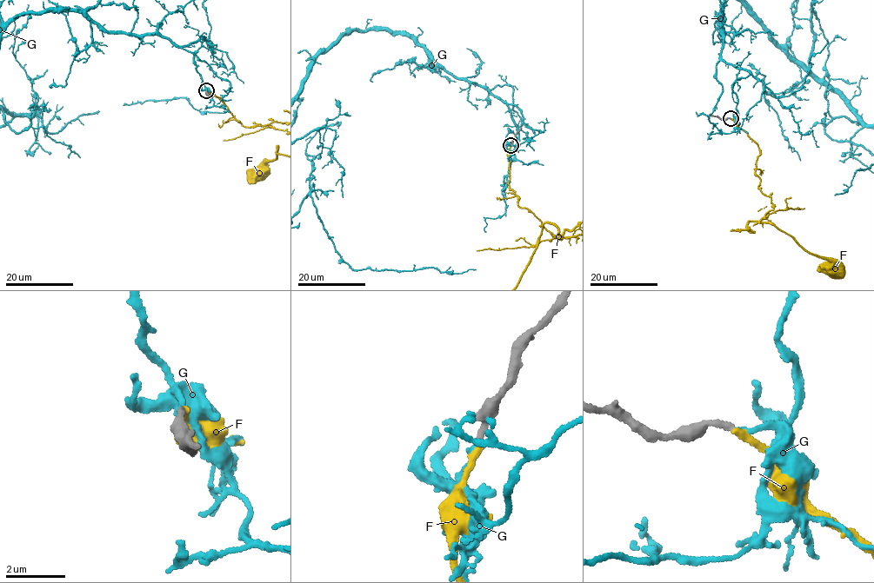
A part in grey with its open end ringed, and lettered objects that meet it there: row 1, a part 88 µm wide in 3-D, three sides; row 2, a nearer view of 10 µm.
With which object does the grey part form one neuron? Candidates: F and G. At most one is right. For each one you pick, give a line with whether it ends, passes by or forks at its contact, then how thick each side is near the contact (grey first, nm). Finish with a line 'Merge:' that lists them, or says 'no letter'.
G: it ends; calibres 200 and 150 nm
Merge: G

